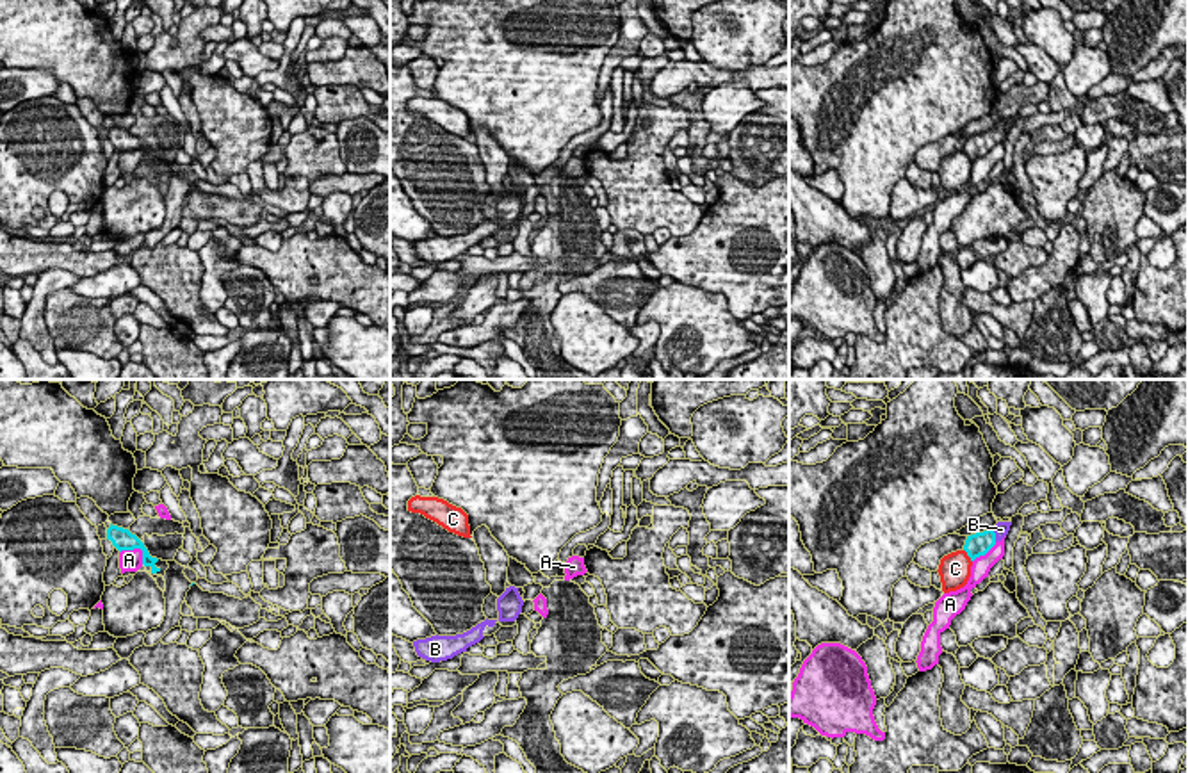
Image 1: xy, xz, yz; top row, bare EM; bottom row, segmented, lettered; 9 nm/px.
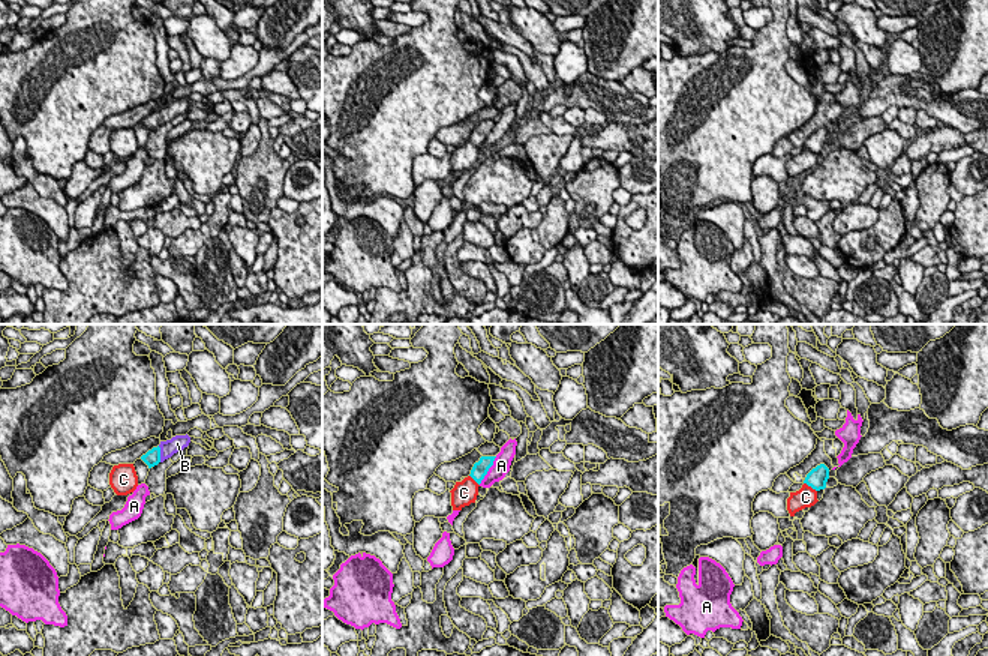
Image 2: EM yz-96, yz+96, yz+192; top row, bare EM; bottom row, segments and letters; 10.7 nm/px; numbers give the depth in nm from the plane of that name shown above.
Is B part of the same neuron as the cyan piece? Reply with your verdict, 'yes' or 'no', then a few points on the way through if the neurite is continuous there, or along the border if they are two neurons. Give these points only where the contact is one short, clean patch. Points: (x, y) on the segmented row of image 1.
yes

